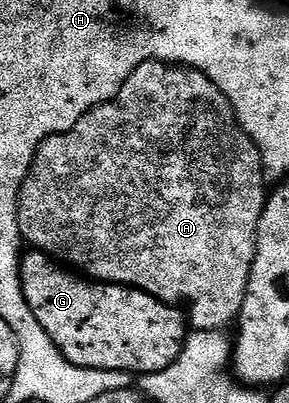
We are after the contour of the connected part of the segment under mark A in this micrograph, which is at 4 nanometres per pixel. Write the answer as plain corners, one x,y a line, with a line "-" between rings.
144,62
135,68
135,72
131,72
121,91
111,101
87,112
87,116
77,121
75,128
43,140
21,189
21,236
32,249
40,250
54,260
74,267
82,266
86,270
82,271
86,275
95,276
96,281
136,288
144,294
155,296
161,302
180,304
187,311
193,330
224,331
228,322
238,321
243,308
251,264
257,255
259,220
265,211
265,181
267,175
259,148
239,124
231,100
227,100
224,92
203,71
167,62

